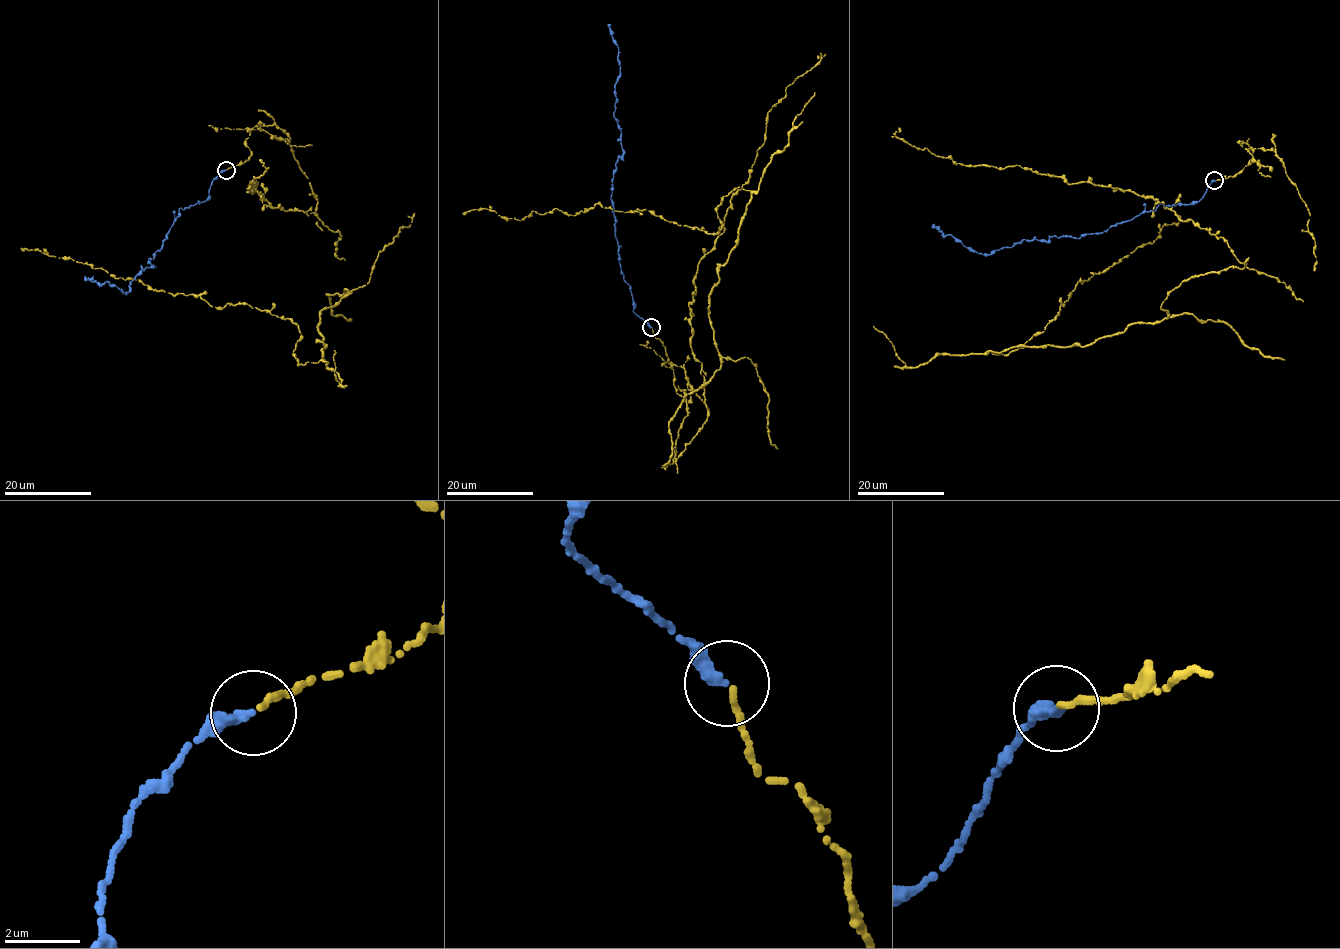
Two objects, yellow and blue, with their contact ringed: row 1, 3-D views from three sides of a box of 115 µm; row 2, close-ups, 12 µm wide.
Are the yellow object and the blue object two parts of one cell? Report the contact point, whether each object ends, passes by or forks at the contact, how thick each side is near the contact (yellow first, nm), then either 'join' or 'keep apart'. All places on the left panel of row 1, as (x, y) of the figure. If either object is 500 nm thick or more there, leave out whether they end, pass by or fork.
place (226, 170); yellow ends; blue ends; calibres 160 and 300 nm; join

